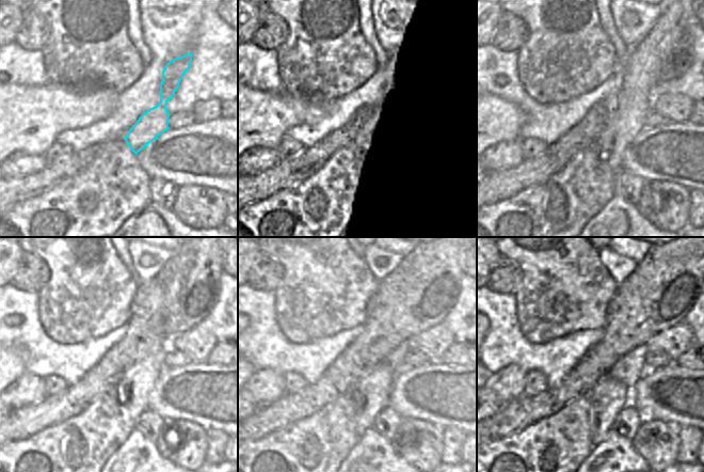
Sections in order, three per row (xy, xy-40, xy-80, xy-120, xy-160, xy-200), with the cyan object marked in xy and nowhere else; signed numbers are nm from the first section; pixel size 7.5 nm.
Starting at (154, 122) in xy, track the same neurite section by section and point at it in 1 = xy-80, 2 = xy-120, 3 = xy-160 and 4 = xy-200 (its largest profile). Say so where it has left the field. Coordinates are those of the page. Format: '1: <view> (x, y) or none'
1: xy-80 (641, 78)
2: xy-120 (131, 393)
3: xy-160 (370, 395)
4: xy-200 (608, 396)

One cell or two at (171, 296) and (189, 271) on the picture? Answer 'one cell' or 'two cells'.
one cell

